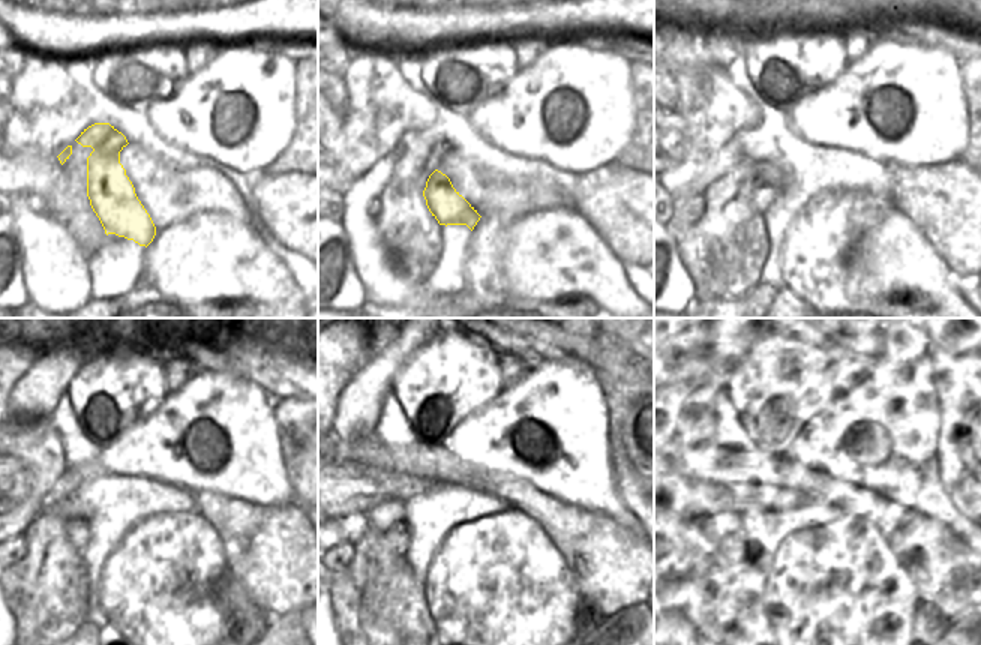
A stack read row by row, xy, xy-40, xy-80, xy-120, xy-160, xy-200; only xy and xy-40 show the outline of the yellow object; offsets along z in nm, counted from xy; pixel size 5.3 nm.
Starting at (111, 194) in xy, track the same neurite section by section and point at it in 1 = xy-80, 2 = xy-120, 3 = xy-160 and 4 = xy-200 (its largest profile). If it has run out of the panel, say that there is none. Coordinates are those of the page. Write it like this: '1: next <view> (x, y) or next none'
1: next xy-80 (768, 177)
2: next xy-120 (77, 531)
3: next xy-160 (396, 539)
4: next xy-200 (729, 549)

